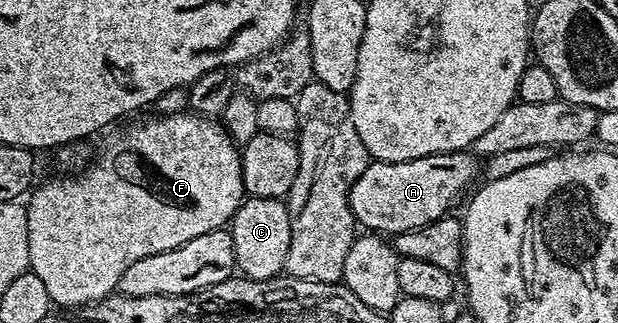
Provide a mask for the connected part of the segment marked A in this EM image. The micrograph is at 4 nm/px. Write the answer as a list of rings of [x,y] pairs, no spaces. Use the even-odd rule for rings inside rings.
[[[466,150],[425,156],[408,162],[375,160],[366,167],[364,174],[360,174],[360,178],[356,178],[350,191],[350,209],[355,221],[374,234],[397,234],[428,226],[428,222],[438,220],[453,209],[450,207],[454,204],[454,198],[479,170],[479,161]]]

